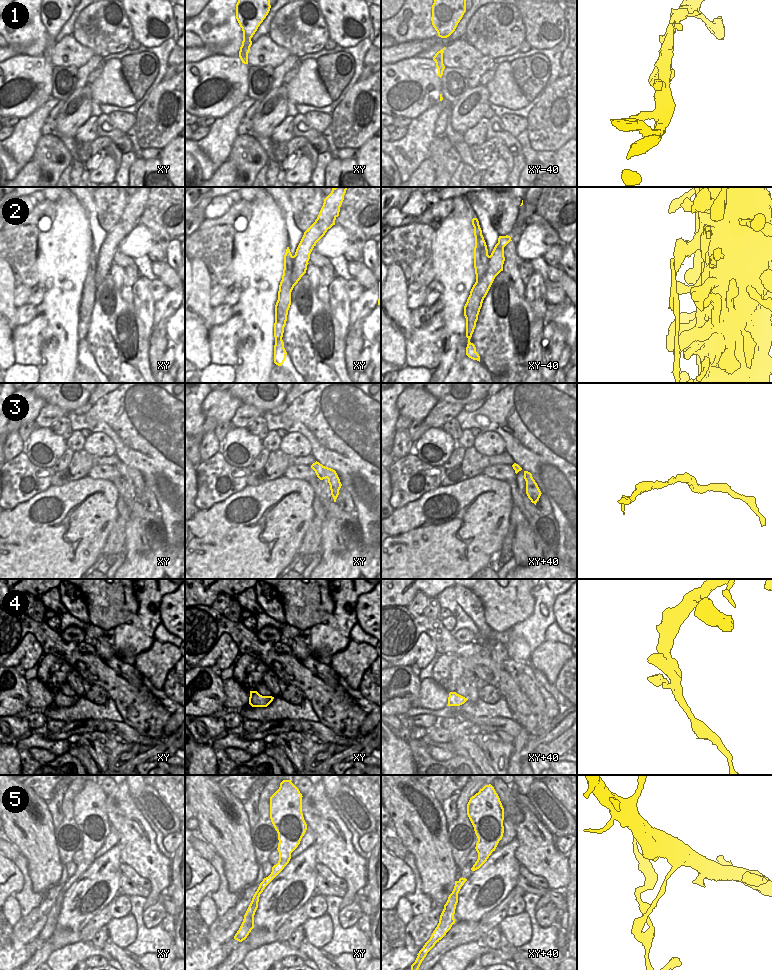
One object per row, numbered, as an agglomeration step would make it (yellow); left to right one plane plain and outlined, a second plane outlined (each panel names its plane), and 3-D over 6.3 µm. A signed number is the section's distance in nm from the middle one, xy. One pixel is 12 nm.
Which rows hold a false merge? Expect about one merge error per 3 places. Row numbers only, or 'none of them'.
2, 5.

